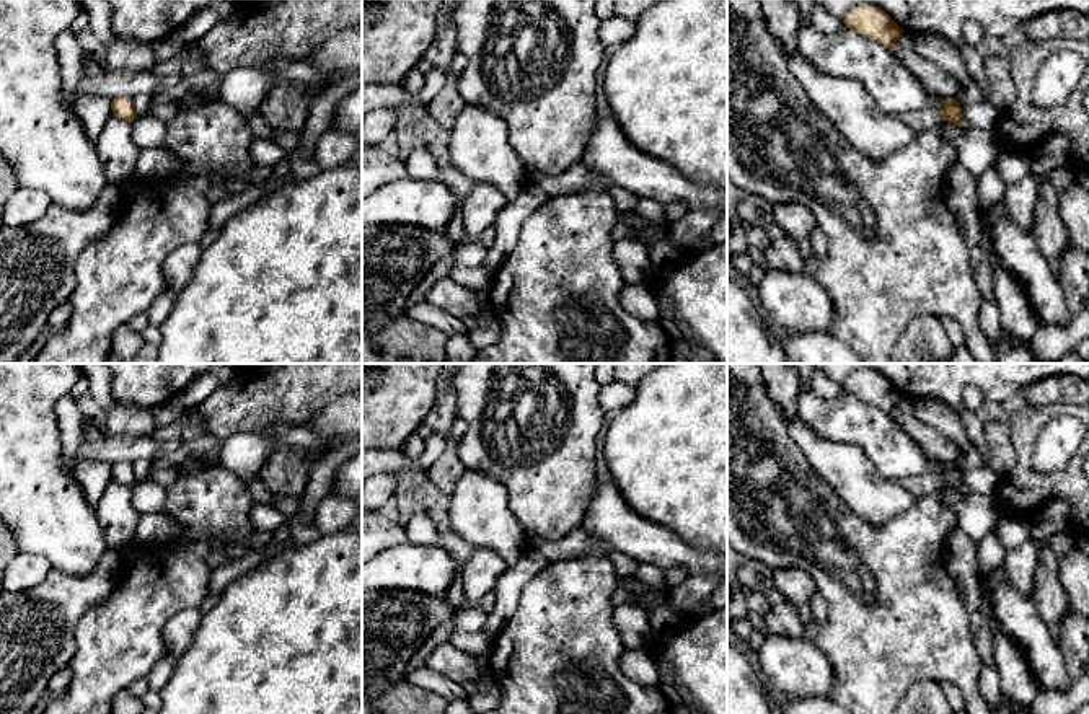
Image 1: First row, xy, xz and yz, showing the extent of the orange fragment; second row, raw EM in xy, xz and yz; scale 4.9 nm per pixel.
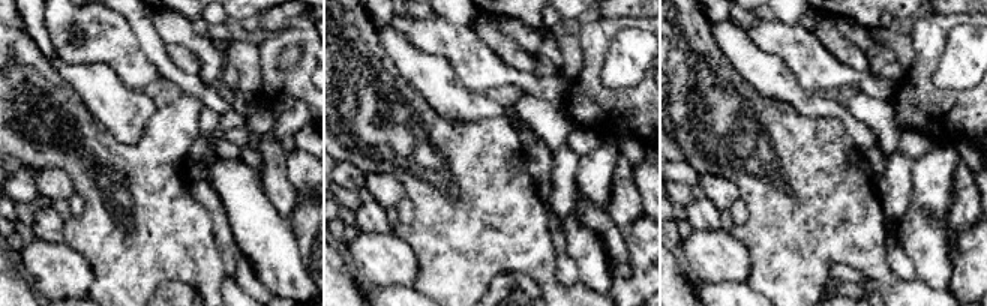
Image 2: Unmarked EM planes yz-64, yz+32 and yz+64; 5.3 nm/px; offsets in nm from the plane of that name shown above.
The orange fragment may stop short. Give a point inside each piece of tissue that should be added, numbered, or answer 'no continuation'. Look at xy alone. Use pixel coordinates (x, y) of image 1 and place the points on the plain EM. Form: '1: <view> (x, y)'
no continuation

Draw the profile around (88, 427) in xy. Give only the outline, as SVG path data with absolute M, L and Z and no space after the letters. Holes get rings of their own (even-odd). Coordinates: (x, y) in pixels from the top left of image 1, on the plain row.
M83 422L83 442L75 458L64 458L67 469L73 473L77 463L83 458L93 461L116 463L127 461L135 463L139 460L155 460L160 448L160 442L153 434L147 435L108 435L104 437L101 429L91 422Z

